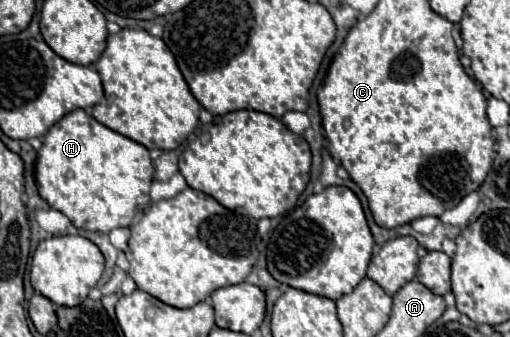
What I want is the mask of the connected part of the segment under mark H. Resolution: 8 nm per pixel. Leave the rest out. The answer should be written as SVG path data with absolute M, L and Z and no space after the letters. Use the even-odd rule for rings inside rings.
M72 110L60 122L56 122L46 132L36 158L36 186L40 198L44 198L50 208L66 214L76 228L104 234L120 226L130 226L136 214L148 206L152 172L154 168L150 152L142 144L106 128L84 110Z

